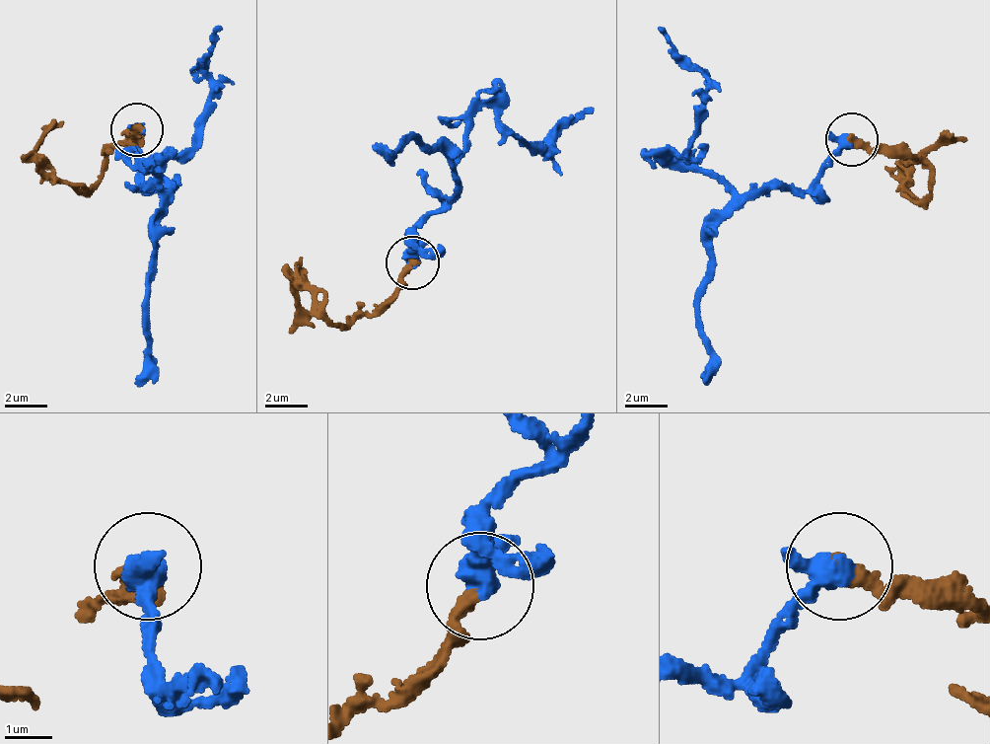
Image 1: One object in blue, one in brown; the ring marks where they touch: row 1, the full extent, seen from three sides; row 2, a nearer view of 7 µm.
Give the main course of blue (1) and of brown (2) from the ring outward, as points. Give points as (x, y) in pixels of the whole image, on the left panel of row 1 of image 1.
1: (137, 130), (135, 159), (147, 182), (170, 190), (150, 175), (159, 161), (193, 144), (222, 25)
2: (137, 130), (129, 133), (106, 156), (106, 172), (91, 188), (58, 179), (38, 152), (41, 126)

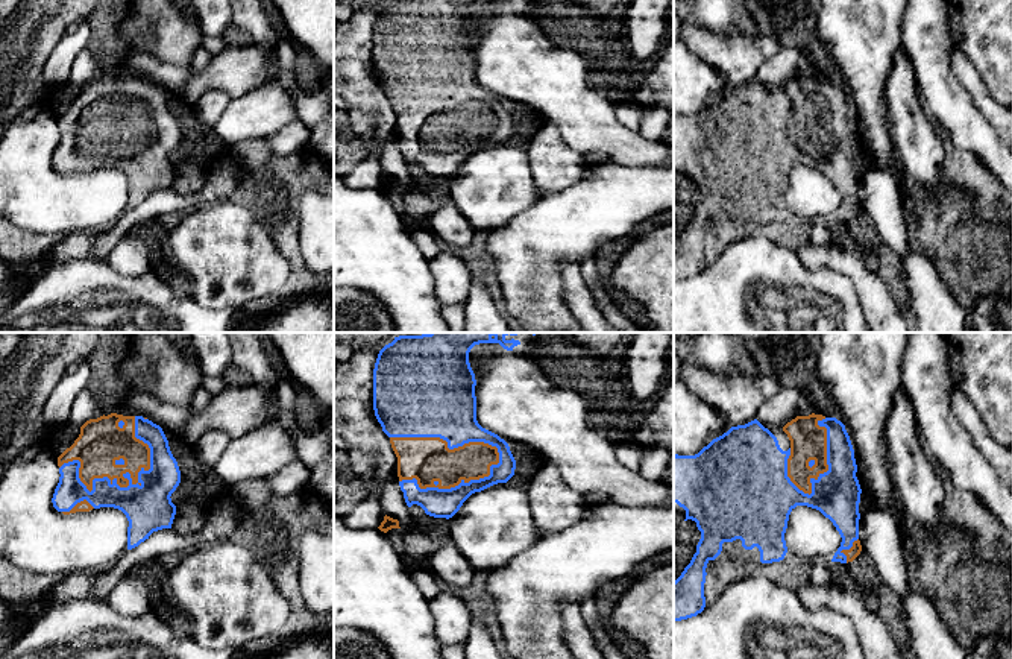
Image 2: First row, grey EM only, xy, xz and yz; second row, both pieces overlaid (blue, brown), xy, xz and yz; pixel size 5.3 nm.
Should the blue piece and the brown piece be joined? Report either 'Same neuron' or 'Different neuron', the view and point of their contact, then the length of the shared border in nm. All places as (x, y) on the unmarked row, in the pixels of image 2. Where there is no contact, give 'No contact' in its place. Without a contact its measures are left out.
Same neuron. Touches blue at xz (449, 108). Shared border 600 nm

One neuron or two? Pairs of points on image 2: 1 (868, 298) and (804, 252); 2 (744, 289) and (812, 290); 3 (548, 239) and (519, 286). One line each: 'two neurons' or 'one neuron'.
1: one neuron
2: one neuron
3: one neuron

